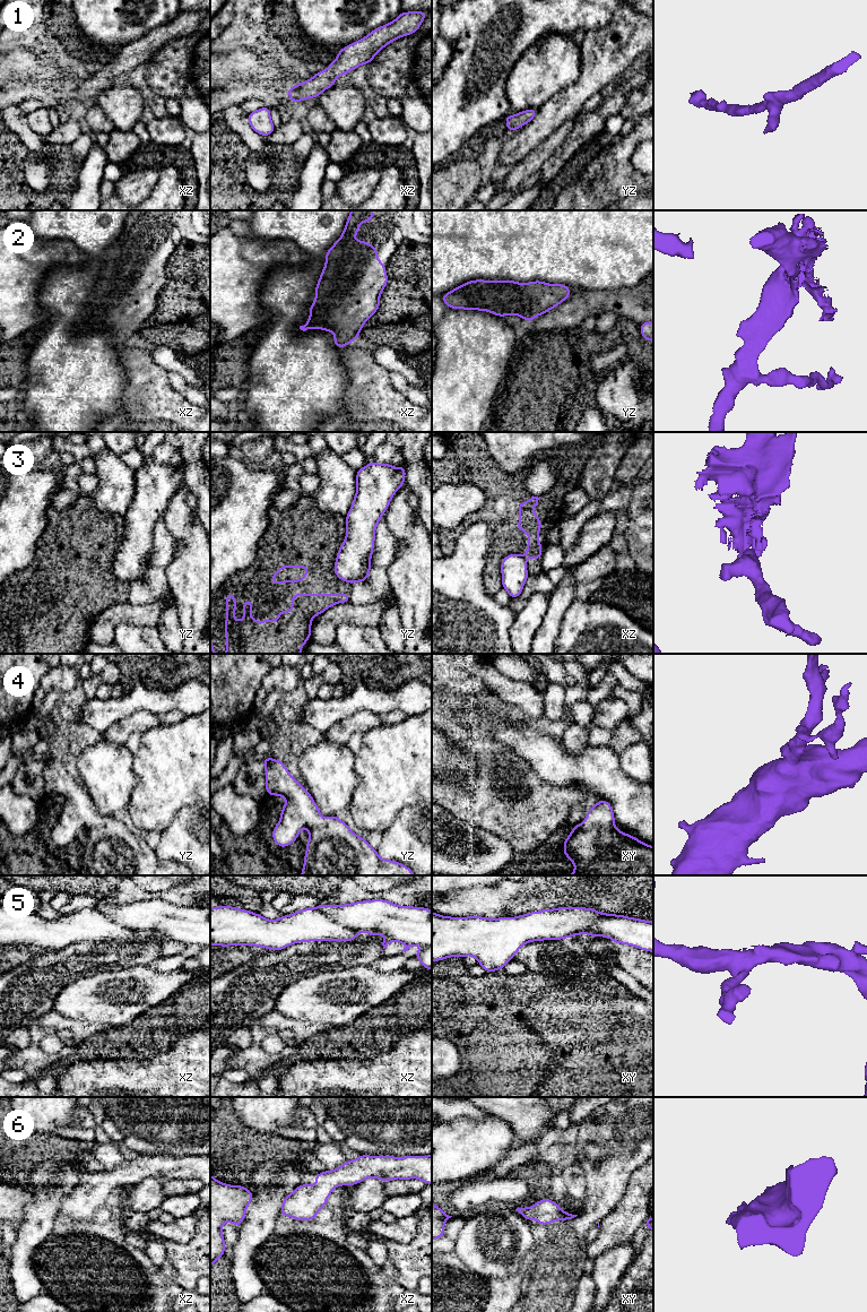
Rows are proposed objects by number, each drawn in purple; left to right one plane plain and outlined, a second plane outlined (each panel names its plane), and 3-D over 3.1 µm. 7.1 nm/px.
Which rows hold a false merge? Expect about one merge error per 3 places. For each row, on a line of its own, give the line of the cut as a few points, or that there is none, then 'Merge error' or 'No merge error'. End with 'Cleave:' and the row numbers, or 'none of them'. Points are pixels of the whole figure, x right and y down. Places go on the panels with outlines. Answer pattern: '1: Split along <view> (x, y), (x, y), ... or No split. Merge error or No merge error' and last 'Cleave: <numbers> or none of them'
1: No split. No merge error
2: No split. No merge error
3: Split along xz (520, 555), (525, 560). Merge error
4: No split. No merge error
5: No split. No merge error
6: No split. No merge error
Cleave: 3

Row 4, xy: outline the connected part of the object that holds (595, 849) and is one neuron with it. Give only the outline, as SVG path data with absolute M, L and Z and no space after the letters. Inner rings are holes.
M600 800L586 813L586 821L572 828L562 852L575 864L570 875L653 875L653 847L624 834L614 823L610 803Z

